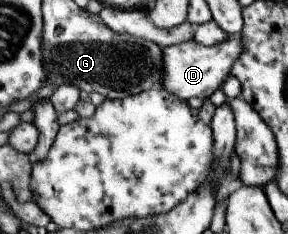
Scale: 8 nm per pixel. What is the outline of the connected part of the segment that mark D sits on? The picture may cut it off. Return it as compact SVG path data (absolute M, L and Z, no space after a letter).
M241 34L237 39L226 39L215 47L205 47L193 39L178 44L168 45L162 49L161 88L175 99L187 102L189 98L208 99L209 96L229 76L231 64L241 53Z

